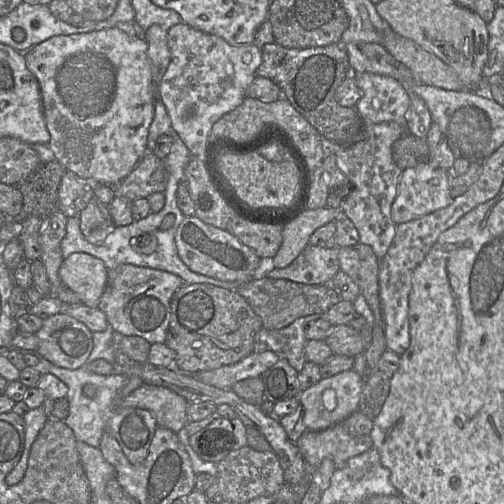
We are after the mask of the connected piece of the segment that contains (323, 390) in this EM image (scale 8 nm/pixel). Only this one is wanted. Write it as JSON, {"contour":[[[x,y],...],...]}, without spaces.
{"contour":[[[353,369],[340,372],[332,377],[322,378],[318,383],[298,396],[299,404],[304,409],[304,424],[308,430],[325,430],[359,410],[359,402],[364,378]]]}

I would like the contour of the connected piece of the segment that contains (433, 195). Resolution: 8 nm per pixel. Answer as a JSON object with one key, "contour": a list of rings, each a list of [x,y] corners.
{"contour":[[[429,162],[403,170],[398,183],[398,193],[391,208],[393,222],[396,225],[405,223],[450,205],[453,200],[450,195],[450,181],[451,175],[448,171]]]}

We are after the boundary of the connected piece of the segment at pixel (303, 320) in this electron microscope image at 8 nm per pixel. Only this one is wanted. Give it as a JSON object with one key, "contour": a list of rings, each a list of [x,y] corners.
{"contour":[[[309,315],[301,317],[289,326],[278,331],[278,340],[282,345],[282,355],[289,364],[299,373],[305,363],[305,329],[309,322],[316,320],[324,315]]]}

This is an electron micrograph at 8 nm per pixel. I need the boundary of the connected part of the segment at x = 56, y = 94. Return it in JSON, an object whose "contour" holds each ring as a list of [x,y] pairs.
{"contour":[[[117,27],[92,31],[88,33],[58,35],[32,47],[24,56],[26,67],[39,83],[43,113],[50,140],[47,144],[56,160],[67,171],[73,172],[81,178],[93,178],[101,184],[114,186],[120,183],[136,167],[147,152],[147,138],[150,124],[154,116],[154,84],[147,57],[148,44],[145,38],[134,38]]]}

